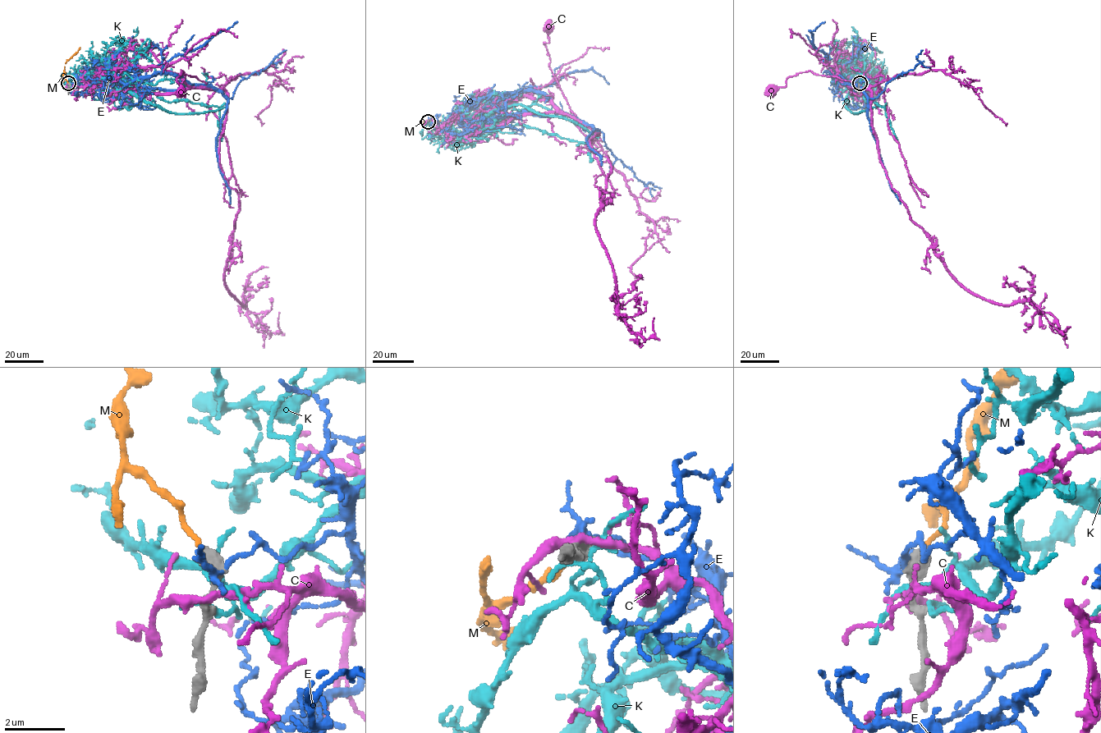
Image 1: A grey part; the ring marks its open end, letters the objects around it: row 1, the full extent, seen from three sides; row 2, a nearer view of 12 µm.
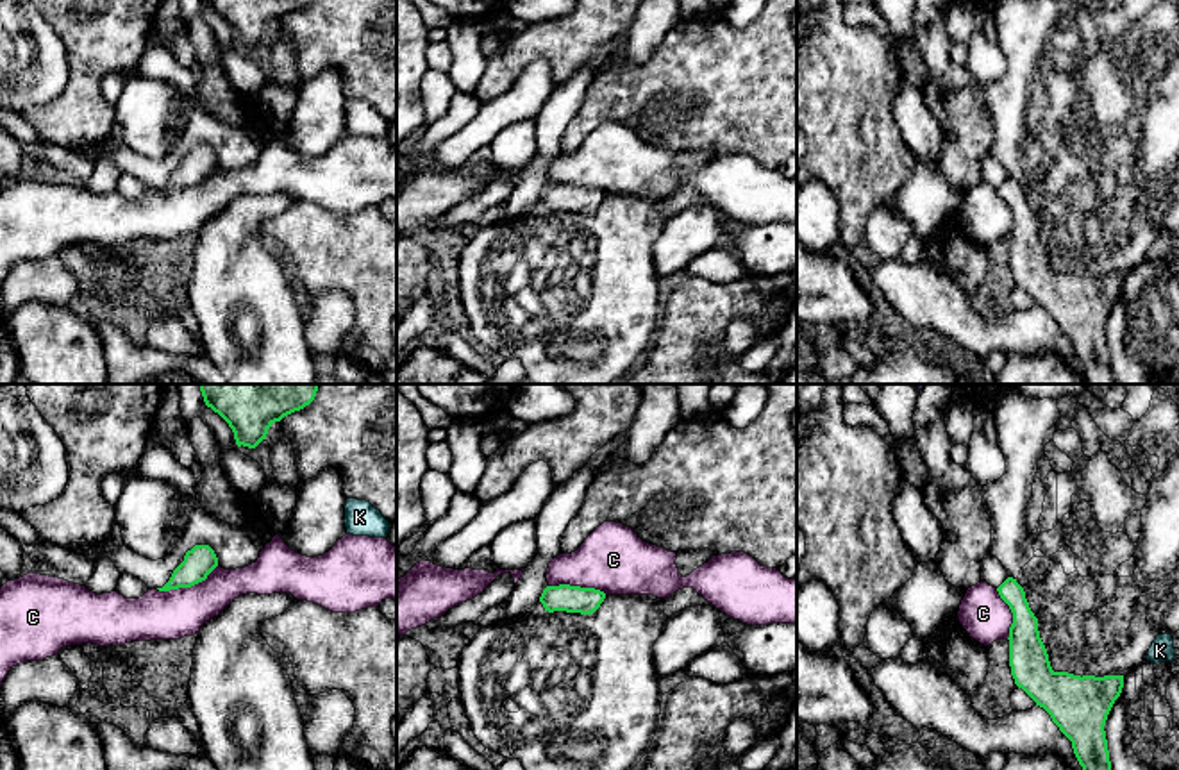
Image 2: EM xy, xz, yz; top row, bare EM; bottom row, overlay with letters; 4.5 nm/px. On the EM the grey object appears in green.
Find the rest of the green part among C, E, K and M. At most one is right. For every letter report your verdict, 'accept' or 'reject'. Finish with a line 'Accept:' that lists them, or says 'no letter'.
C: reject
E: reject
K: reject
M: accept
Accept: M

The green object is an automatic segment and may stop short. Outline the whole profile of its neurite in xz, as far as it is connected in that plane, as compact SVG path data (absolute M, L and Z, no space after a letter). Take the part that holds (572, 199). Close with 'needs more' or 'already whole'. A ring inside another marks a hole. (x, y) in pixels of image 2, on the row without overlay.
M570 184L547 186L539 197L545 211L566 211L591 214L604 202L606 193L595 188L581 188Z; already whole

